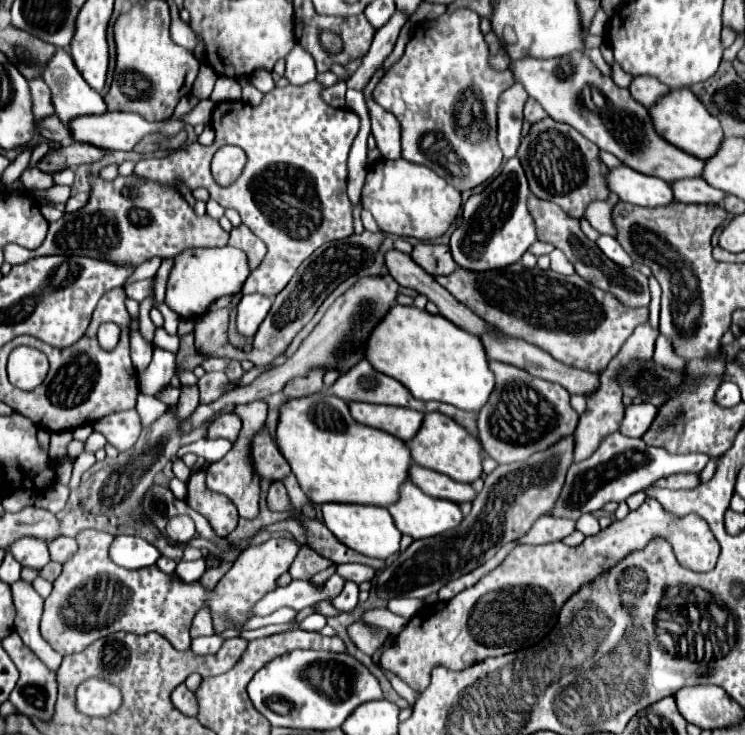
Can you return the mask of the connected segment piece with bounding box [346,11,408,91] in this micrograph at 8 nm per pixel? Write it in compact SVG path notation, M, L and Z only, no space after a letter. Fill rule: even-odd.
M396 11L390 21L380 27L374 35L374 41L372 41L372 47L370 51L366 53L366 57L362 59L362 65L358 67L358 71L346 81L346 85L350 89L358 89L362 91L368 83L368 79L372 77L372 73L384 63L384 59L390 55L390 51L394 49L394 43L398 39L398 33L402 29L402 25L408 21L408 15L404 15L404 11Z

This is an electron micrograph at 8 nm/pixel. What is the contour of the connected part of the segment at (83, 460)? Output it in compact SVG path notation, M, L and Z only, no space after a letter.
M82 453L78 459L76 459L76 467L74 467L74 473L72 473L72 479L68 483L70 489L76 489L80 485L80 477L84 471L88 471L92 465L96 463L94 455L88 455L88 453Z

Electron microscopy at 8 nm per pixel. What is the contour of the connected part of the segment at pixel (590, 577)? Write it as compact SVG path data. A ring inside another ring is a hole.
M646 499L622 521L614 521L598 535L586 537L578 547L566 547L560 541L514 547L508 557L474 587L460 591L450 601L422 607L404 631L396 635L394 645L382 653L380 667L400 677L414 691L424 691L430 683L432 669L438 665L450 671L462 671L488 657L528 649L554 629L560 607L570 595L610 571L620 559L628 557L628 553L644 549L656 535L664 535L682 567L694 569L696 573L708 573L716 567L720 545L704 519L698 515L672 515L664 511L656 499Z

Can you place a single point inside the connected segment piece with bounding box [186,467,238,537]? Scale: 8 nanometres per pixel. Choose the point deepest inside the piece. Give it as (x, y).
(217, 508)

